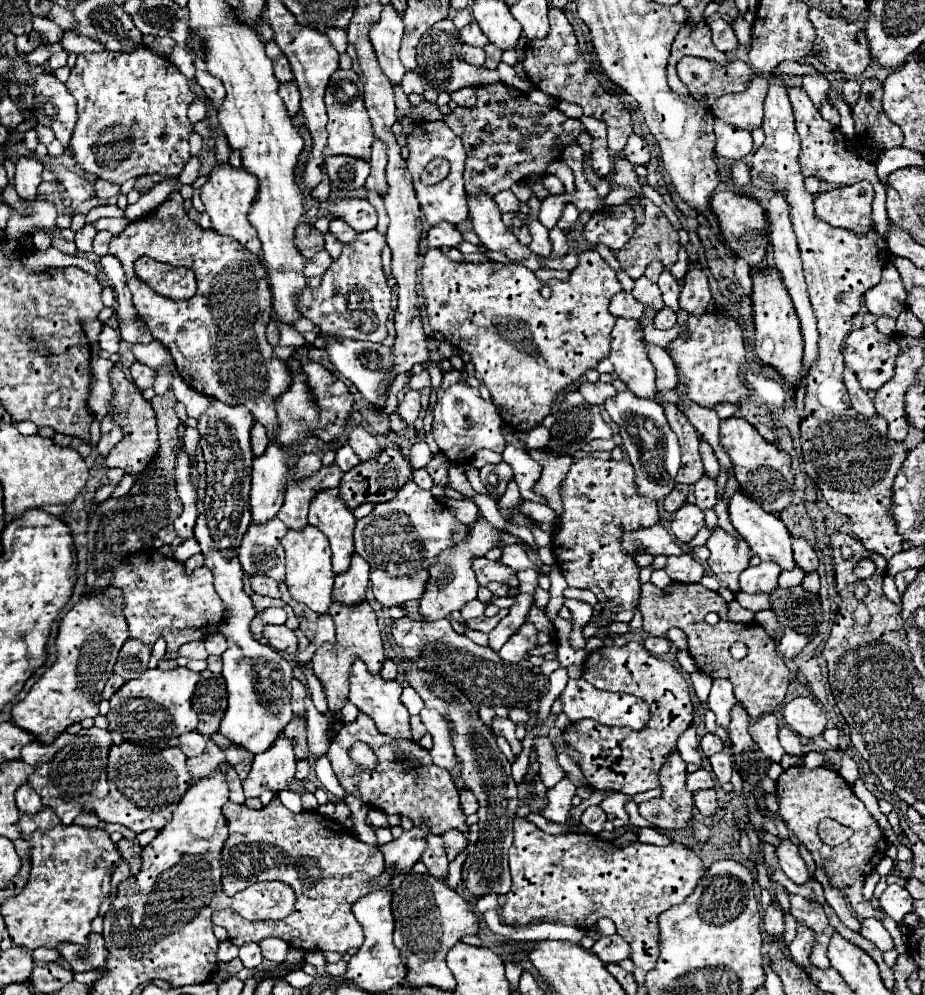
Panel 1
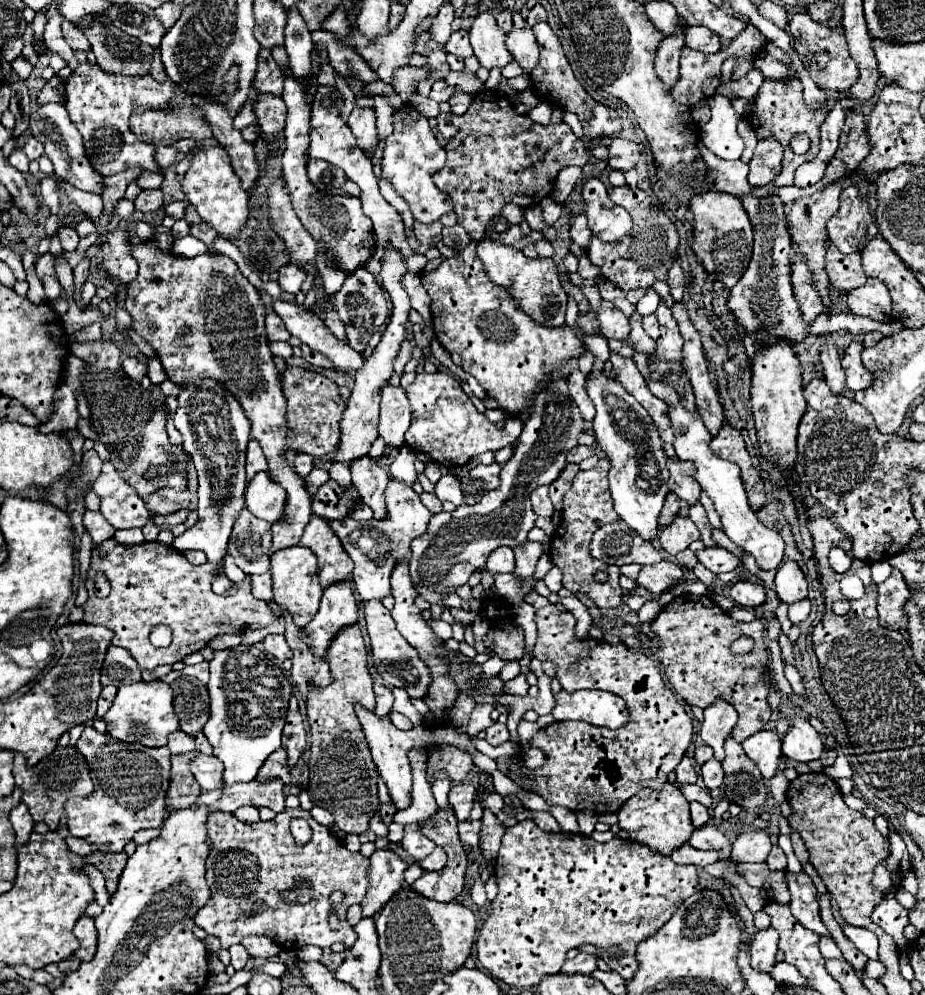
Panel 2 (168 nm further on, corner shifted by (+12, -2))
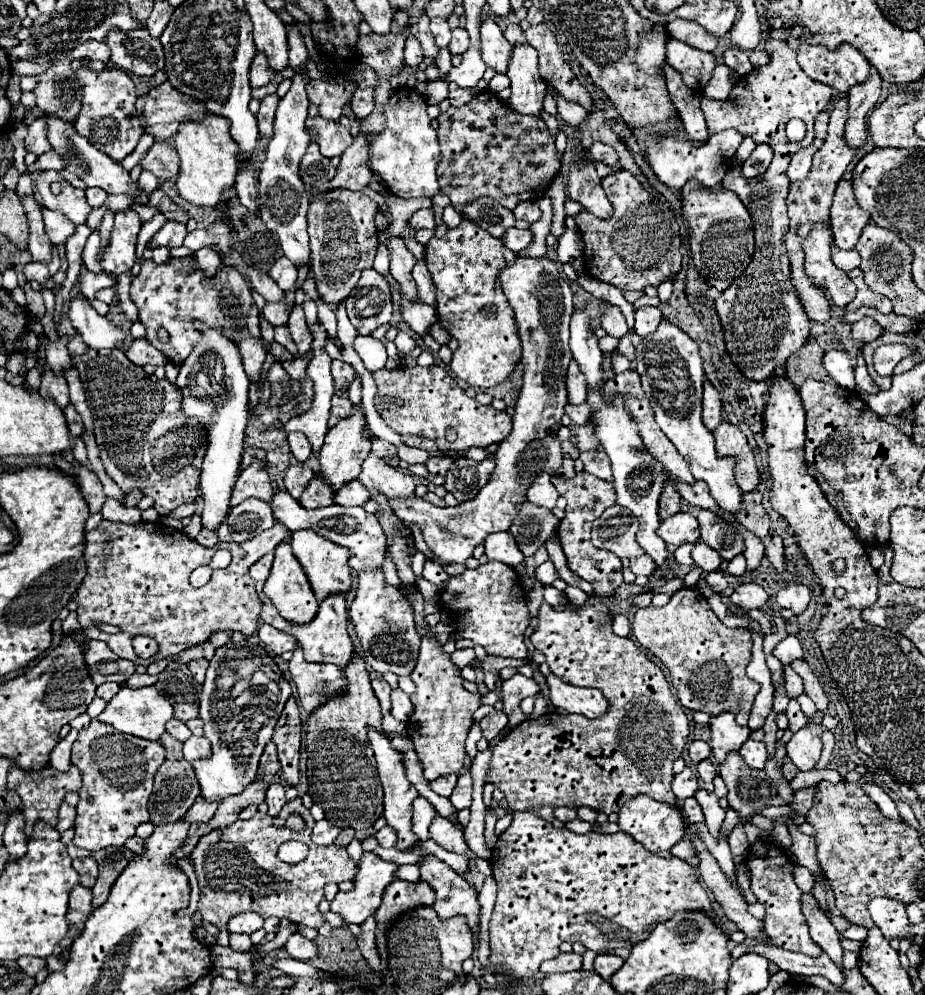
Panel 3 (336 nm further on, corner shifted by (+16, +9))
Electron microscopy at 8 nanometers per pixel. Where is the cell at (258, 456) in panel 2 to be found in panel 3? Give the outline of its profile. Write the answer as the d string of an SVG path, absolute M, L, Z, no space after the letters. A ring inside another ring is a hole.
M252 460L252 464L248 468L244 468L238 476L238 482L234 486L234 492L232 492L232 500L230 504L236 506L240 504L242 500L246 500L248 496L256 496L264 502L270 500L272 496L272 484L270 484L270 476L268 476L268 468L262 460Z

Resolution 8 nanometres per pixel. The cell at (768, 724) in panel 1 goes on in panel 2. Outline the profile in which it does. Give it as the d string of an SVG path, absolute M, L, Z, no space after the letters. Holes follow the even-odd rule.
M758 731L742 743L746 755L758 765L764 779L772 779L776 775L778 759L782 757L780 743L782 739L776 731Z

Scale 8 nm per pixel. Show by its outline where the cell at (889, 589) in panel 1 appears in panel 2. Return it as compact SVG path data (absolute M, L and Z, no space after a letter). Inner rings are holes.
M888 561L872 563L872 579L874 579L874 583L880 585L882 581L886 581L890 577L890 571L892 571L892 565Z

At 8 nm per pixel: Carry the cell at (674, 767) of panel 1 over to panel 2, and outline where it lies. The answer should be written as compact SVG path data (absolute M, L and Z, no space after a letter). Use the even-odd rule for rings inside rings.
M666 783L660 791L638 791L632 799L628 799L628 803L624 803L624 807L618 811L618 827L624 829L632 841L646 845L658 855L670 855L672 851L682 847L684 843L688 843L694 831L688 801L672 783Z

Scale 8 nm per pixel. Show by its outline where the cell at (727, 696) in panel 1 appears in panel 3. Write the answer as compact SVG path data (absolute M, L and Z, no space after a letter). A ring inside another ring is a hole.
M720 712L720 716L710 716L710 746L716 762L724 762L730 750L740 750L746 742L750 728L738 726L732 712Z

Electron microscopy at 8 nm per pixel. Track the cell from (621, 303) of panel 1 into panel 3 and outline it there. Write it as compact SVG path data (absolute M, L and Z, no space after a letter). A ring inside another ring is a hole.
M600 300L600 308L602 308L602 316L600 316L600 326L606 330L606 334L610 336L616 336L616 338L622 338L626 332L628 332L628 326L626 326L626 320L620 312L618 306L606 302L606 300Z

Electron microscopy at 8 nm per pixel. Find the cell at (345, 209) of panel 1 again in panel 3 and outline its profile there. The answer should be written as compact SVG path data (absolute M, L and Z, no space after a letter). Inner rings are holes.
M330 190L312 194L308 204L308 234L310 234L310 262L318 292L324 302L336 304L354 290L360 272L372 268L378 248L378 230L374 224L376 202L364 192Z

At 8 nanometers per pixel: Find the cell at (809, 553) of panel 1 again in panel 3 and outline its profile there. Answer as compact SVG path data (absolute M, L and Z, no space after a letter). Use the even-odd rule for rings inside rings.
M784 582L776 594L776 602L780 608L790 608L794 614L800 614L810 602L810 590L800 582Z

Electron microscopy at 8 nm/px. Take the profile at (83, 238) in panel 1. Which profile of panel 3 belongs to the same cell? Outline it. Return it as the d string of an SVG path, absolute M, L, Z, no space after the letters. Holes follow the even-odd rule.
M44 208L42 212L44 212L44 230L54 244L58 246L64 244L76 232L76 226L64 214L48 210L48 208Z

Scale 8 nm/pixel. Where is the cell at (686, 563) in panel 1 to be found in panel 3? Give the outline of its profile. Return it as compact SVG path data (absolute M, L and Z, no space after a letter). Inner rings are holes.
M640 556L640 558L630 560L630 570L636 576L650 576L656 570L656 562L650 556Z

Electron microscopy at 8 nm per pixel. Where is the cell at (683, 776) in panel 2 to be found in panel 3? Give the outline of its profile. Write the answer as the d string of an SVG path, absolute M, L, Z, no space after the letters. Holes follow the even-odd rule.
M688 766L680 774L676 774L672 780L672 792L676 794L678 800L694 796L696 788L698 788L698 778L694 776L694 772Z

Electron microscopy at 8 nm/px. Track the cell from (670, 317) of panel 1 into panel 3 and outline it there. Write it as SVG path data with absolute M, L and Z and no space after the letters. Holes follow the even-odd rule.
M642 306L634 312L634 330L638 336L648 336L652 332L656 332L658 324L662 320L662 312L660 308L654 306Z

